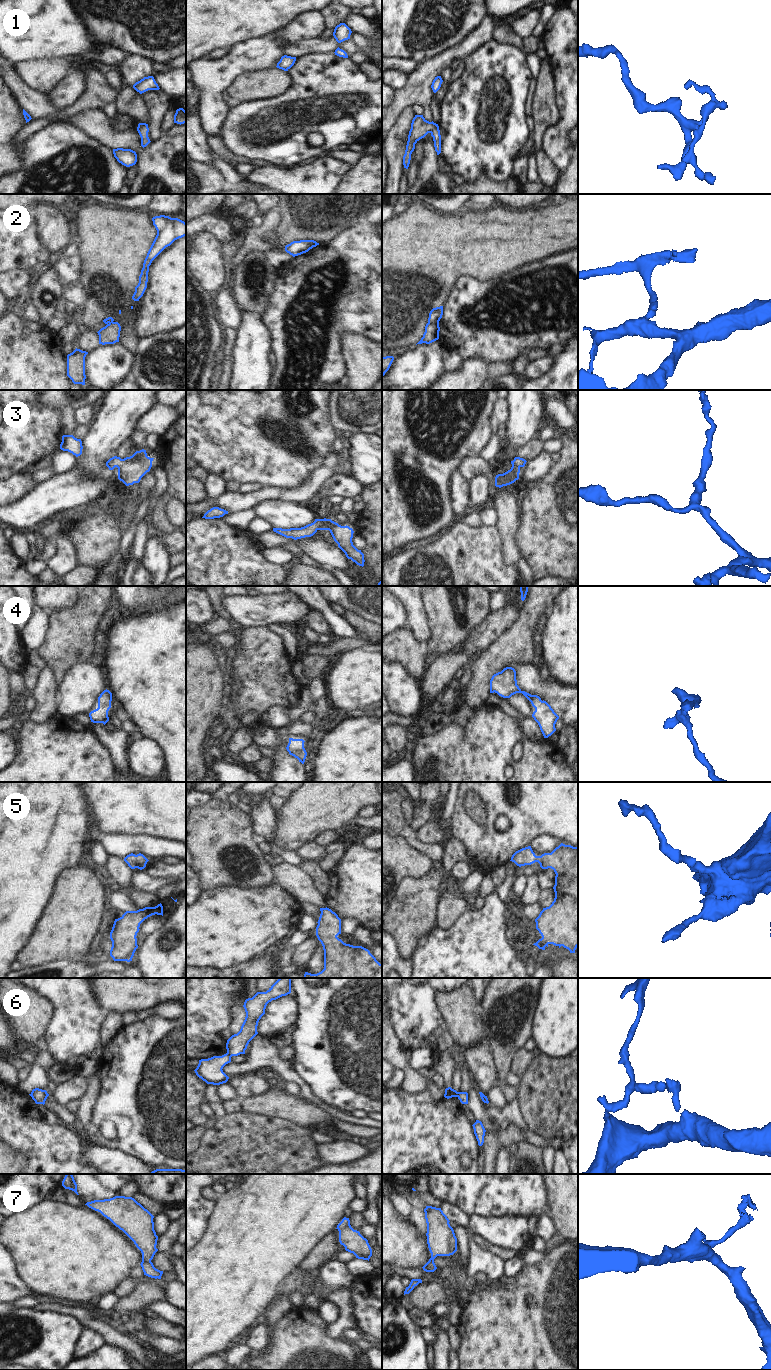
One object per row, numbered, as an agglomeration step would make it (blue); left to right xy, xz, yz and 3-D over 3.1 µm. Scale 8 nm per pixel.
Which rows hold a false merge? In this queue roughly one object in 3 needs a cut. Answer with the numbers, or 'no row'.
2, 6

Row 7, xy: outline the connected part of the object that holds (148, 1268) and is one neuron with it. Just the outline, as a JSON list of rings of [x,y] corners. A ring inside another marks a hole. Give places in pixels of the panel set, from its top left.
[[[115,1196],[104,1200],[94,1200],[87,1202],[85,1205],[100,1212],[134,1242],[136,1247],[142,1253],[142,1262],[140,1265],[144,1275],[155,1279],[161,1279],[163,1271],[156,1269],[151,1262],[155,1253],[158,1251],[156,1248],[158,1236],[154,1230],[154,1216],[147,1209],[145,1209],[134,1198],[125,1196]]]

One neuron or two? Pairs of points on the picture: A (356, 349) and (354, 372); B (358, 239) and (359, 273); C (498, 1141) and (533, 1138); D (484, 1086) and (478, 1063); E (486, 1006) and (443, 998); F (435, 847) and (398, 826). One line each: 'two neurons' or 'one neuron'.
A: one neuron
B: one neuron
C: one neuron
D: one neuron
E: two neurons
F: one neuron

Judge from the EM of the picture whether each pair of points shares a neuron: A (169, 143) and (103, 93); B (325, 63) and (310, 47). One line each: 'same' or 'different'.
A: different
B: different

